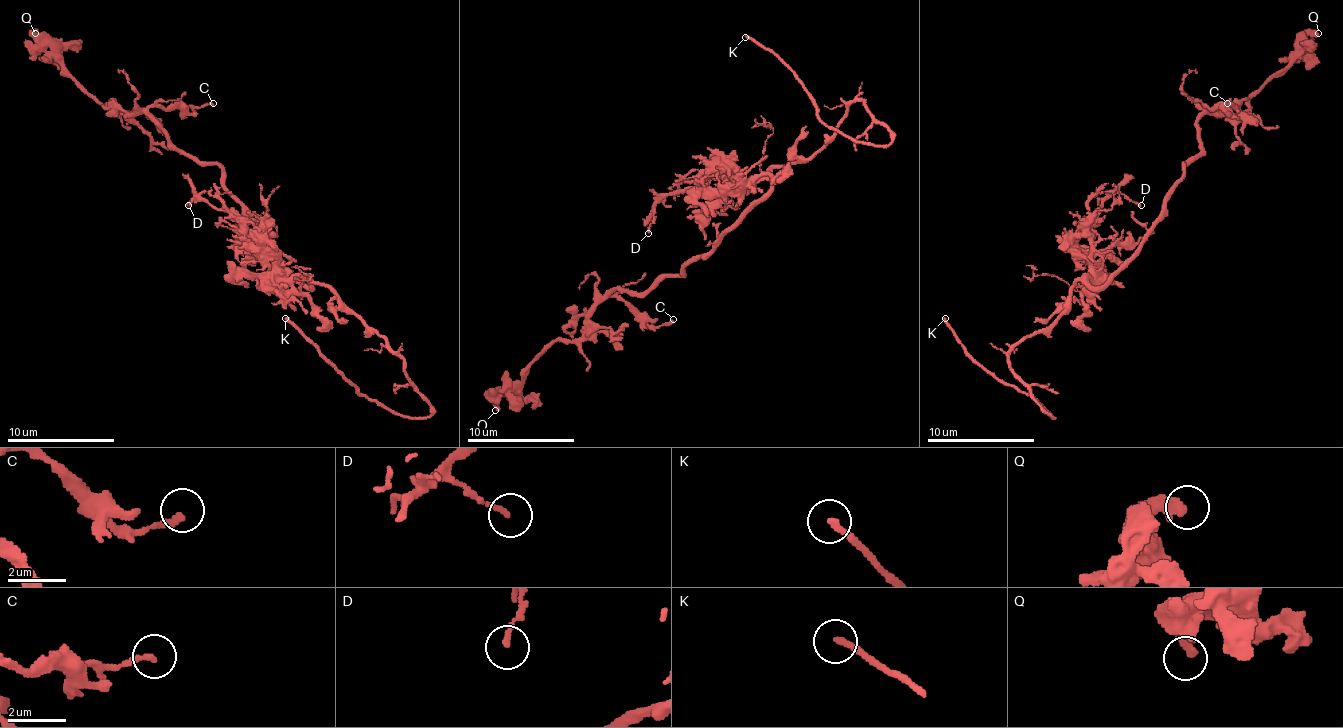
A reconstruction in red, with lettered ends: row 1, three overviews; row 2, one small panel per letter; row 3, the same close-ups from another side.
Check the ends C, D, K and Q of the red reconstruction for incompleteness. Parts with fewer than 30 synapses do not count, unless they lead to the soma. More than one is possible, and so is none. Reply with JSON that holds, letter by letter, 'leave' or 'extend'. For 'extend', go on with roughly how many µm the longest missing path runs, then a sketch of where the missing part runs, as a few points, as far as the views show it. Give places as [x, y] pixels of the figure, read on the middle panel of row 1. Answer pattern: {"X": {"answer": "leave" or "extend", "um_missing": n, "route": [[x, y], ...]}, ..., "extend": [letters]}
{"C": {"answer": "leave"}, "D": {"answer": "leave"}, "K": {"answer": "extend", "um_missing": 45, "route": [[745, 37], [718, 31], [608, 104], [587, 115], [546, 120], [517, 158], [495, 174], [479, 174], [484, 171]]}, "Q": {"answer": "leave"}, "extend": ["K"]}

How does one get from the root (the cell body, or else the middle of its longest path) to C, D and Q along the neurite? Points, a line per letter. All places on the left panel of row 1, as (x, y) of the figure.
C: (309, 286), (266, 248), (245, 205), (223, 184), (221, 170), (180, 152), (148, 111), (151, 106), (213, 103)
D: (309, 286), (301, 278), (288, 278), (277, 259), (226, 211), (218, 211), (194, 192), (188, 205)
Q: (309, 286), (266, 248), (215, 165), (191, 160), (145, 114), (97, 103), (35, 33)

